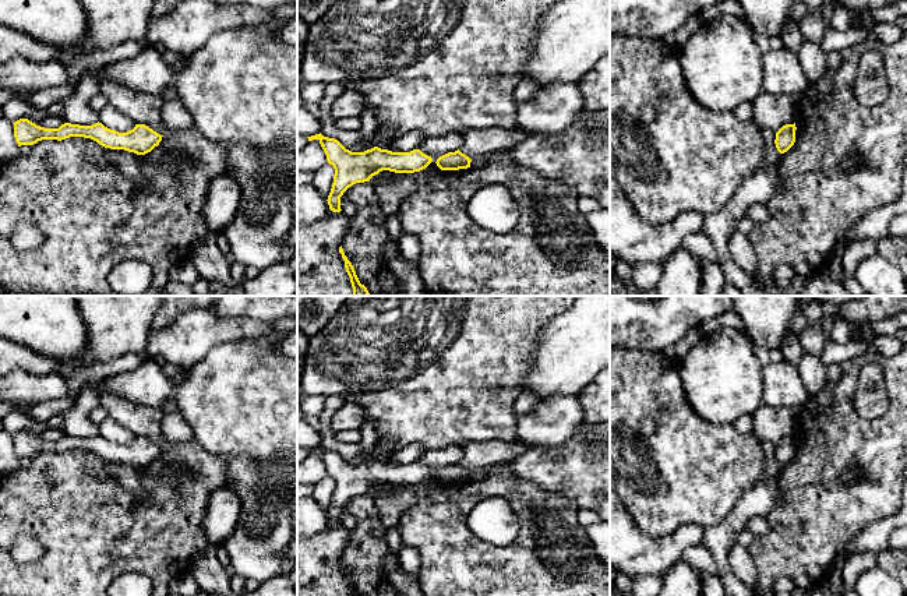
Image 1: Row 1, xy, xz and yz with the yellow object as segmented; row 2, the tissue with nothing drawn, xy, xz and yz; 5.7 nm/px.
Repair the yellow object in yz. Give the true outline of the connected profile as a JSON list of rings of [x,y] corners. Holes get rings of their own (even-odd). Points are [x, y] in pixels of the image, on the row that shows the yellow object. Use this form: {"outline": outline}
{"outline": [[[795,123],[786,124],[776,133],[776,148],[780,154],[787,152],[795,142]]]}

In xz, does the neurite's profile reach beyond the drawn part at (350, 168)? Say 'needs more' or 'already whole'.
already whole

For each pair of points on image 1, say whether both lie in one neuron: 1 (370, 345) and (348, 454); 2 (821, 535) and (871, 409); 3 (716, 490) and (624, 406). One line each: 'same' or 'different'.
1: different
2: different
3: same

